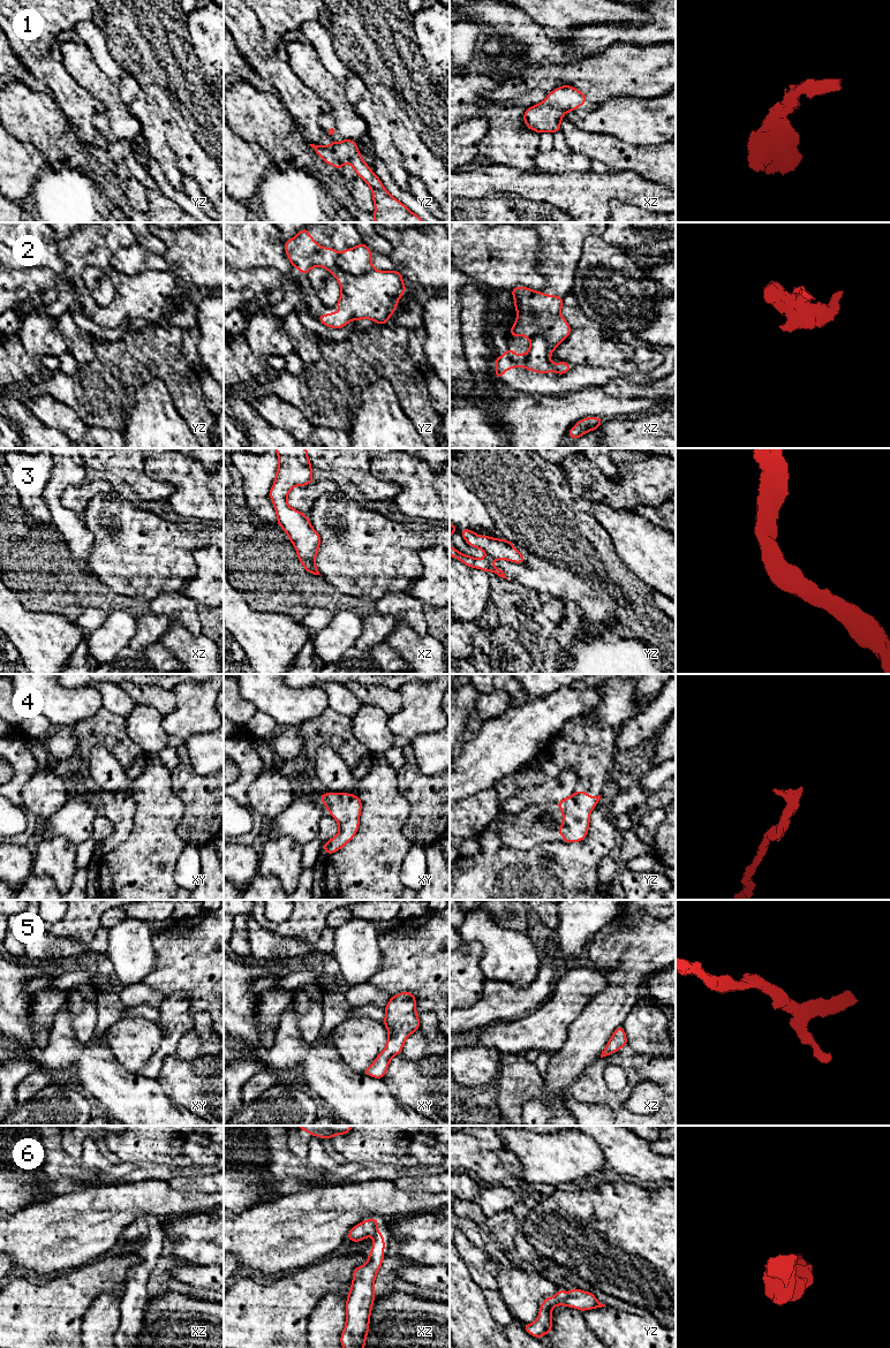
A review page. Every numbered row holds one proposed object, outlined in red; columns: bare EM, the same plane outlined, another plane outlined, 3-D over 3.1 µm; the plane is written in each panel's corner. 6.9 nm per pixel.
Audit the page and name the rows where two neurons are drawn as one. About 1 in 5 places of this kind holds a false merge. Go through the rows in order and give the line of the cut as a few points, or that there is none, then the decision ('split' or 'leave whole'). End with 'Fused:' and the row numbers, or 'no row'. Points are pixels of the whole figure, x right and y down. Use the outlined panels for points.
1: no cut; leave whole
2: cut in yz along (336, 259), (336, 264), (348, 273), (363, 274), (374, 270); split
3: no cut; leave whole
4: no cut; leave whole
5: no cut; leave whole
6: no cut; leave whole
Fused: 2

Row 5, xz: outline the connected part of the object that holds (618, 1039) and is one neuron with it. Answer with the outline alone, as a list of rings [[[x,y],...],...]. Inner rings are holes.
[[[621,1027],[617,1028],[612,1033],[606,1047],[602,1051],[601,1058],[613,1054],[619,1048],[623,1048],[627,1045],[627,1038],[625,1030]]]

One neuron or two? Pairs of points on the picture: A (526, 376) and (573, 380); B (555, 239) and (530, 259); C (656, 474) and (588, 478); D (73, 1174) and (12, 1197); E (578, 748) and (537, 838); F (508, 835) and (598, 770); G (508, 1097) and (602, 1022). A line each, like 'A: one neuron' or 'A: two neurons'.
A: one neuron
B: two neurons
C: one neuron
D: two neurons
E: one neuron
F: one neuron
G: two neurons

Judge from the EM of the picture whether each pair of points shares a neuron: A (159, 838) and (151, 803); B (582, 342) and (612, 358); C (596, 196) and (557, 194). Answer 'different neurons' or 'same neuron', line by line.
A: same neuron
B: same neuron
C: same neuron

